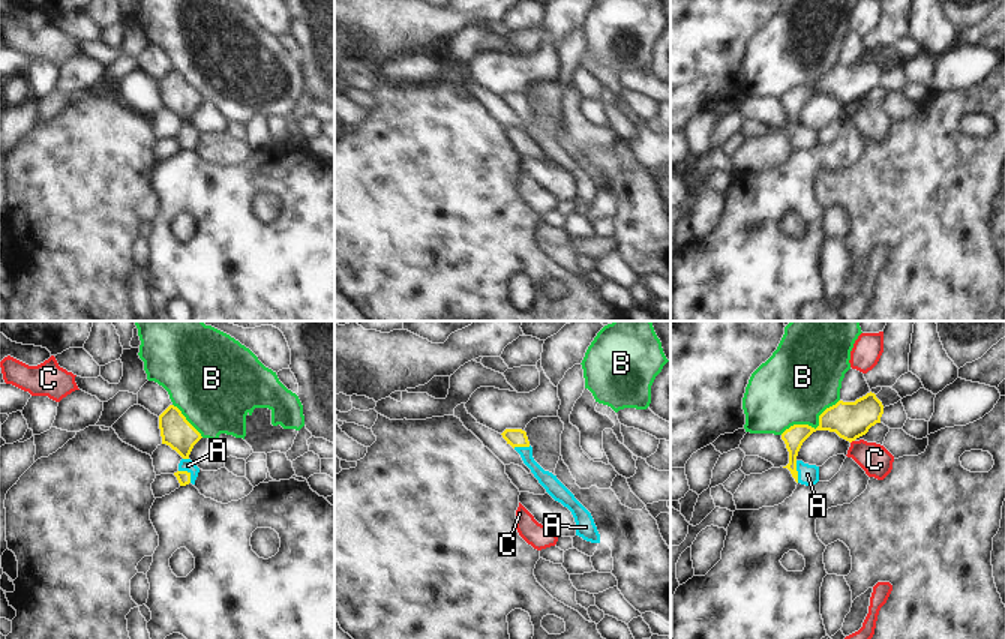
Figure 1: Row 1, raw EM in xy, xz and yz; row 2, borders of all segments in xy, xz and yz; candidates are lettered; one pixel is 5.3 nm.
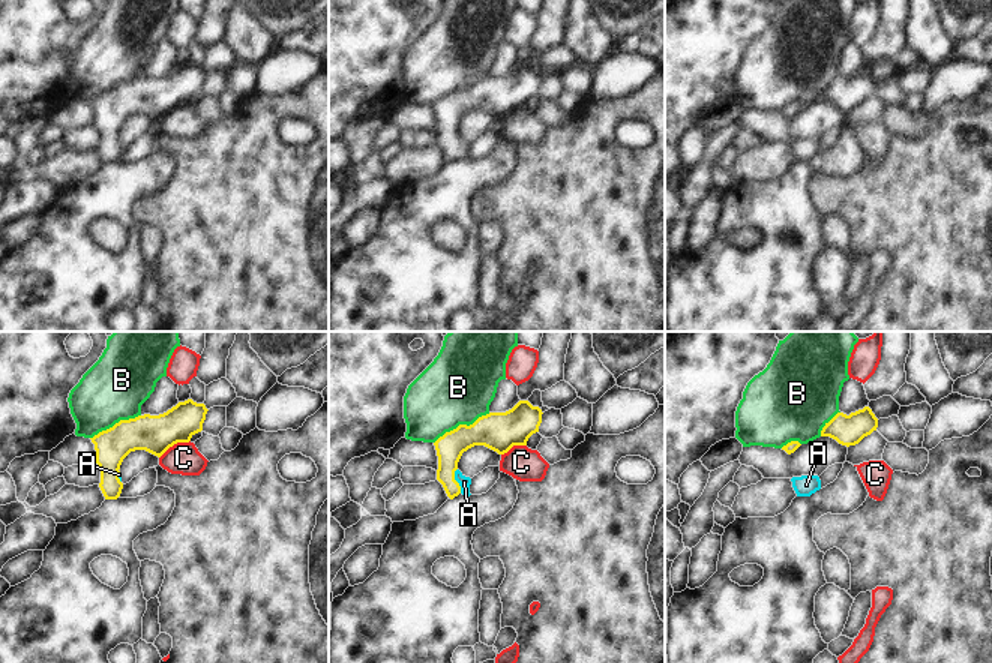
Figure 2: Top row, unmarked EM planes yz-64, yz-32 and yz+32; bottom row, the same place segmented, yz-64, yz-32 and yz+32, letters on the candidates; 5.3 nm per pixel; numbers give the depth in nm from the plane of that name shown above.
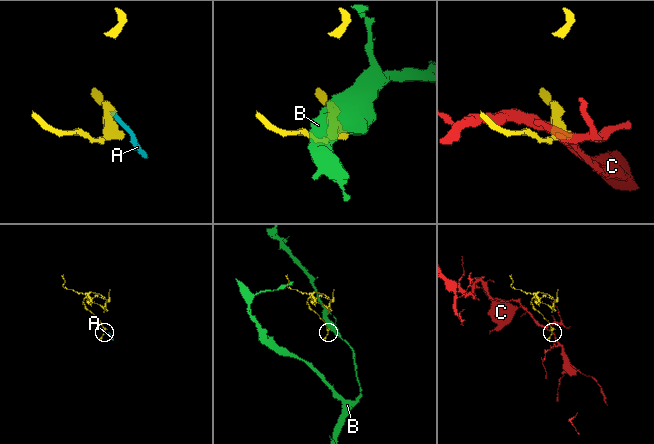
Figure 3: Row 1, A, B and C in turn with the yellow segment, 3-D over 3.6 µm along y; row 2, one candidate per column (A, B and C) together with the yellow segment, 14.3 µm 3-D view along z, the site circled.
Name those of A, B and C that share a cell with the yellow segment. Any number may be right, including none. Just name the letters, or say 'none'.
A

